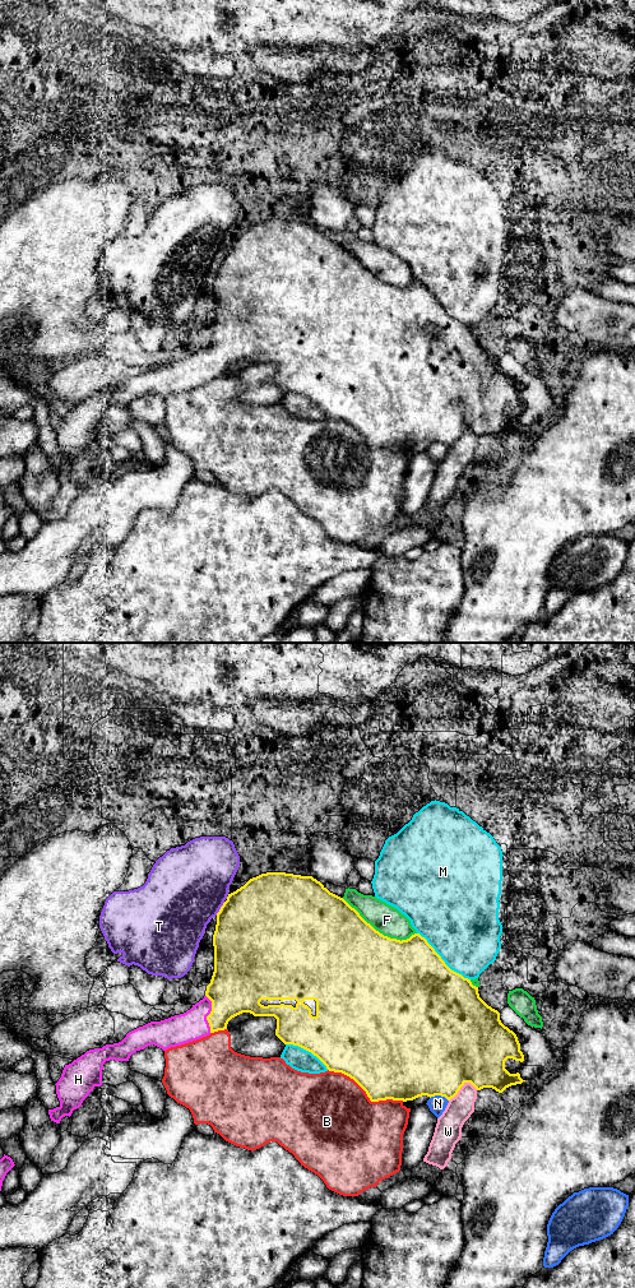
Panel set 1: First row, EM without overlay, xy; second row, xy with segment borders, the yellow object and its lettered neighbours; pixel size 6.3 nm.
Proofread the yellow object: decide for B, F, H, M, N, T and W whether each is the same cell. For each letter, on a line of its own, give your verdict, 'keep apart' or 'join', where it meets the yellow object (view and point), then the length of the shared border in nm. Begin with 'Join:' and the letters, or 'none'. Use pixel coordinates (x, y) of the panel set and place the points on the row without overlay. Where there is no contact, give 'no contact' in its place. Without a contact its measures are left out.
Join: H
B: keep apart | xy (366, 440) | 500 nm
F: keep apart | xy (378, 278) | 500 nm
H: join | xy (209, 361) | 240 nm
M: keep apart | xy (441, 306) | 440 nm
N: keep apart | xy (439, 441) | 120 nm
T: keep apart | xy (221, 255) | 110 nm
W: keep apart | xy (462, 432) | 200 nm

